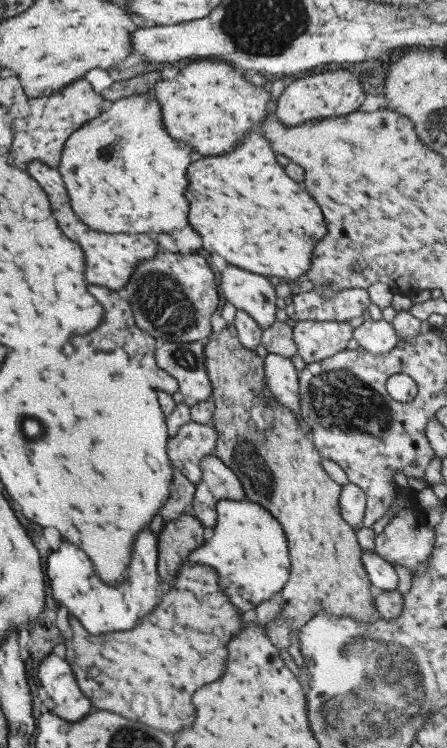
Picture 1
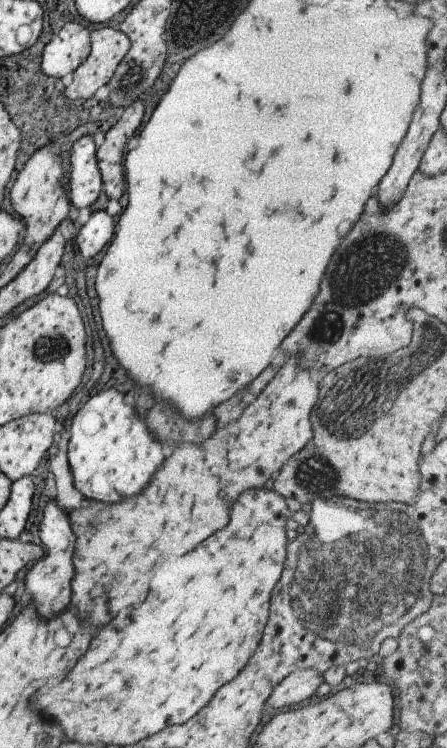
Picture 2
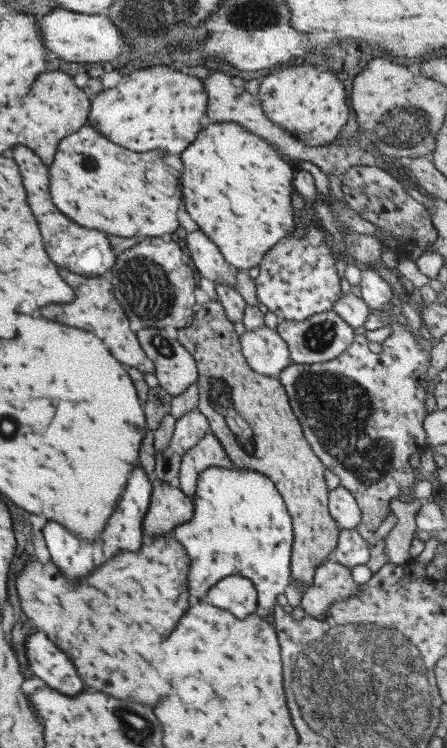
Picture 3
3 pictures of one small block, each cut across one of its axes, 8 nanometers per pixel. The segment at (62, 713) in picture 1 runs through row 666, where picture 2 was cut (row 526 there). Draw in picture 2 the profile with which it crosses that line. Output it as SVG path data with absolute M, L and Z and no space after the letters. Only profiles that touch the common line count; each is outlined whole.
M55 500L45 504L43 519L39 524L39 536L43 547L44 556L32 566L26 575L26 591L32 594L32 600L38 606L38 612L44 616L54 616L60 610L64 610L70 604L70 580L74 576L74 566L72 566L72 554L76 546L76 538L68 522L68 514Z

